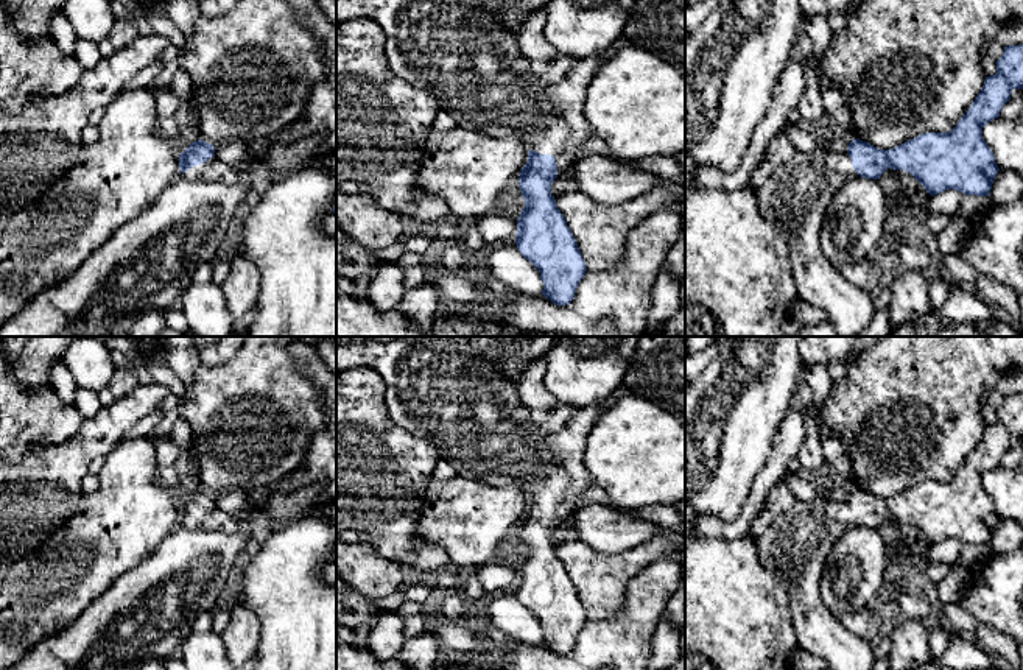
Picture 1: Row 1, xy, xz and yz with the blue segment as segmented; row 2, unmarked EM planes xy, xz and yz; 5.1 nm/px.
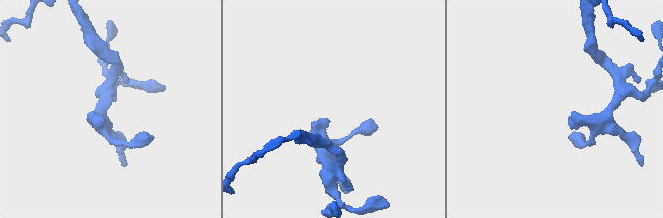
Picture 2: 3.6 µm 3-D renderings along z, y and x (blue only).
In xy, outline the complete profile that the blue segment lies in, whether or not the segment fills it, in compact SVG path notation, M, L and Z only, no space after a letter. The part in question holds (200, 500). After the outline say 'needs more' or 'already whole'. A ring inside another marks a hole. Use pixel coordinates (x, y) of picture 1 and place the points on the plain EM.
M202 488L192 491L190 495L179 503L179 517L181 524L185 524L188 528L224 531L229 534L240 531L235 516L221 511L215 505L215 495Z; needs more

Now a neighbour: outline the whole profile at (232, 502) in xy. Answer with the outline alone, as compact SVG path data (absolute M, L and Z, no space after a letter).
M226 491L218 492L215 495L215 505L230 514L230 516L240 516L244 513L248 494L243 491Z

